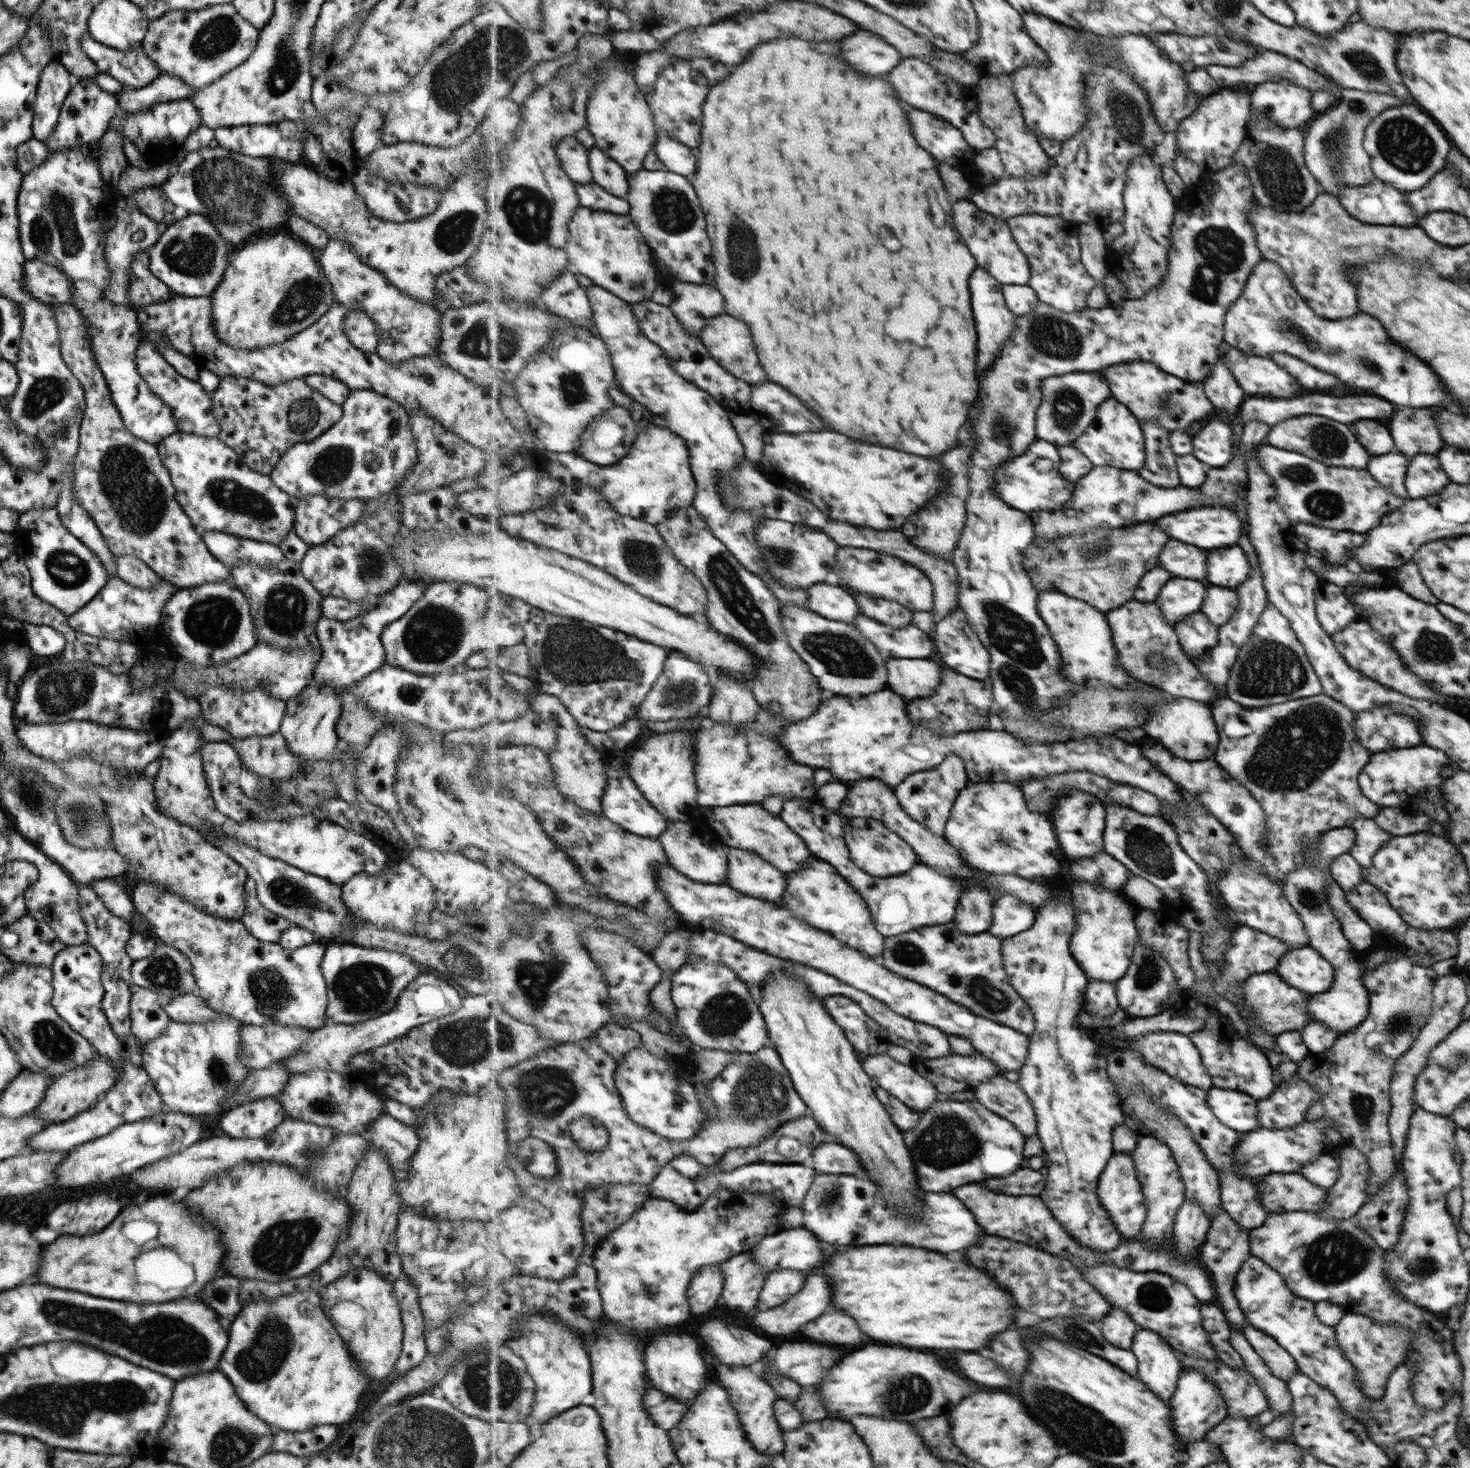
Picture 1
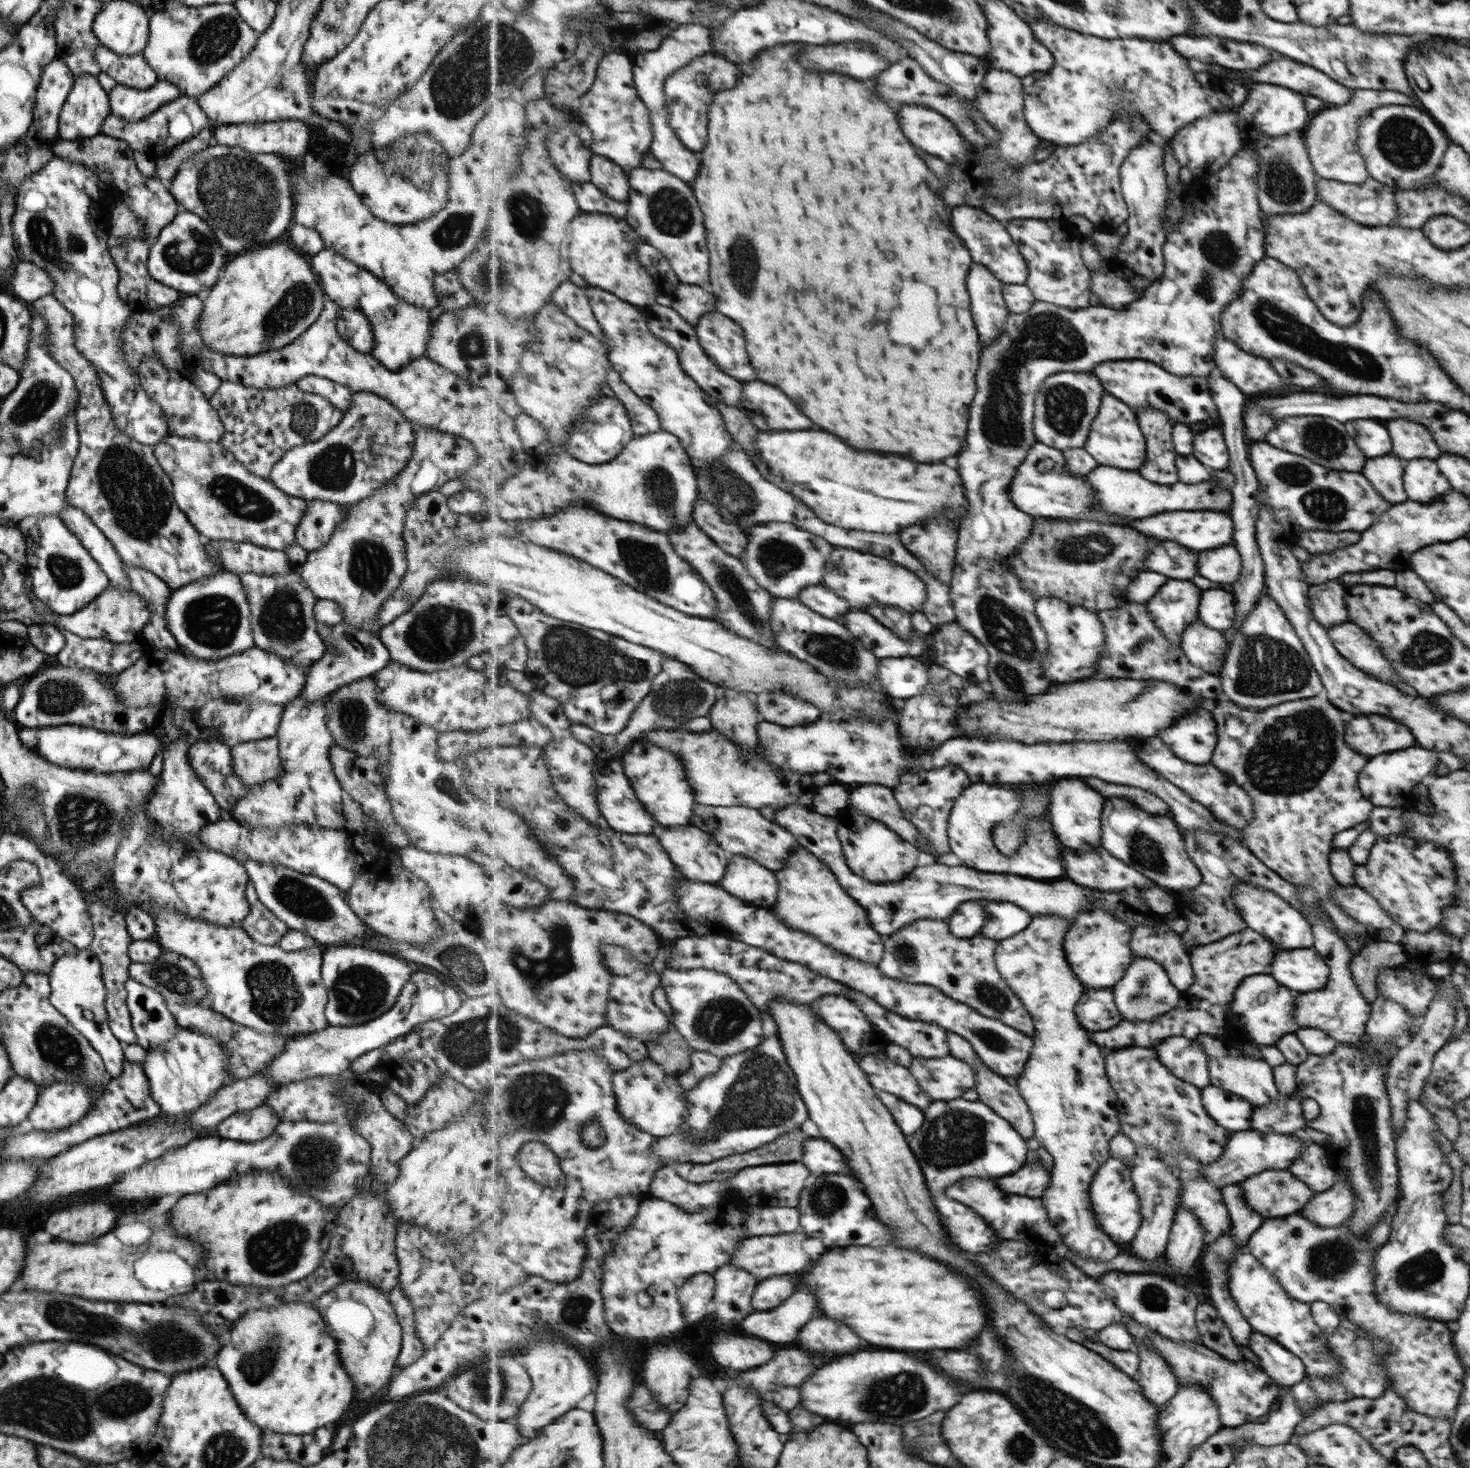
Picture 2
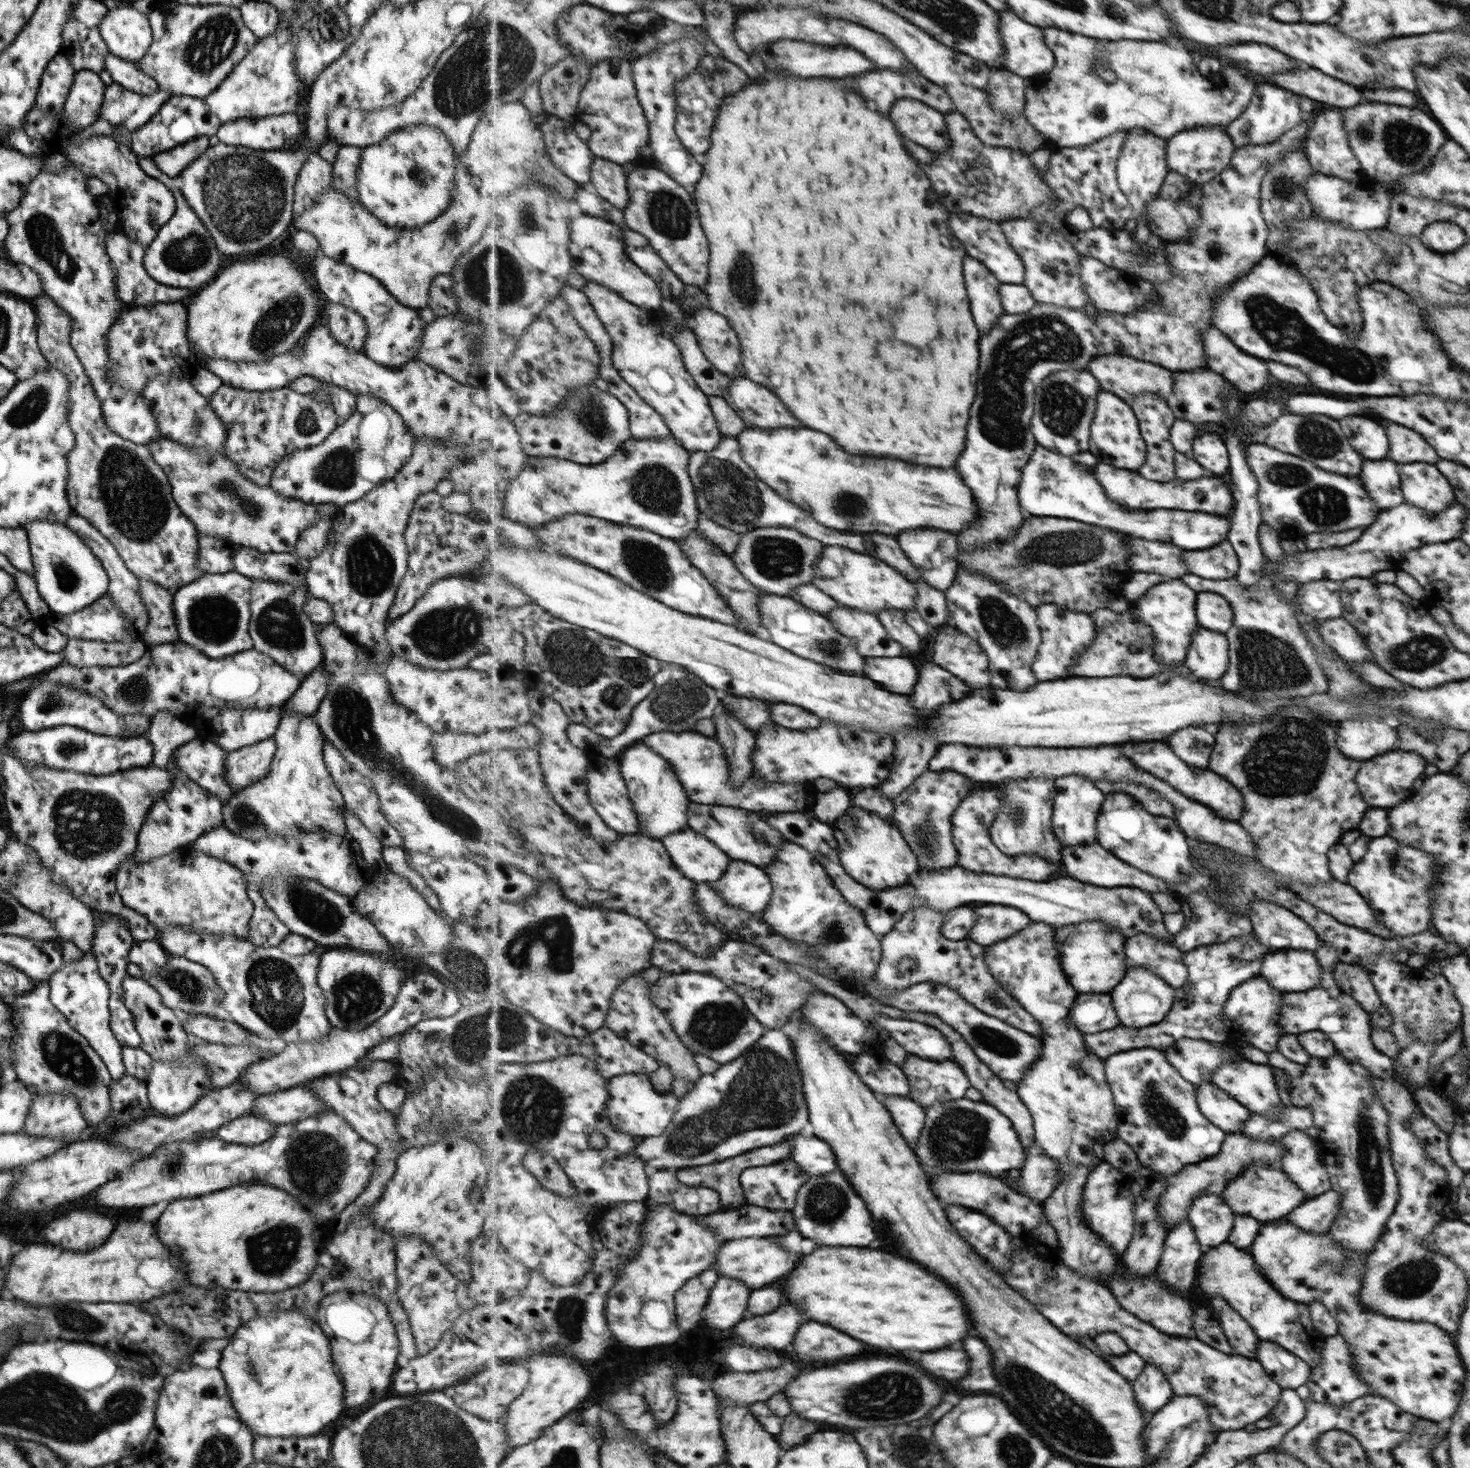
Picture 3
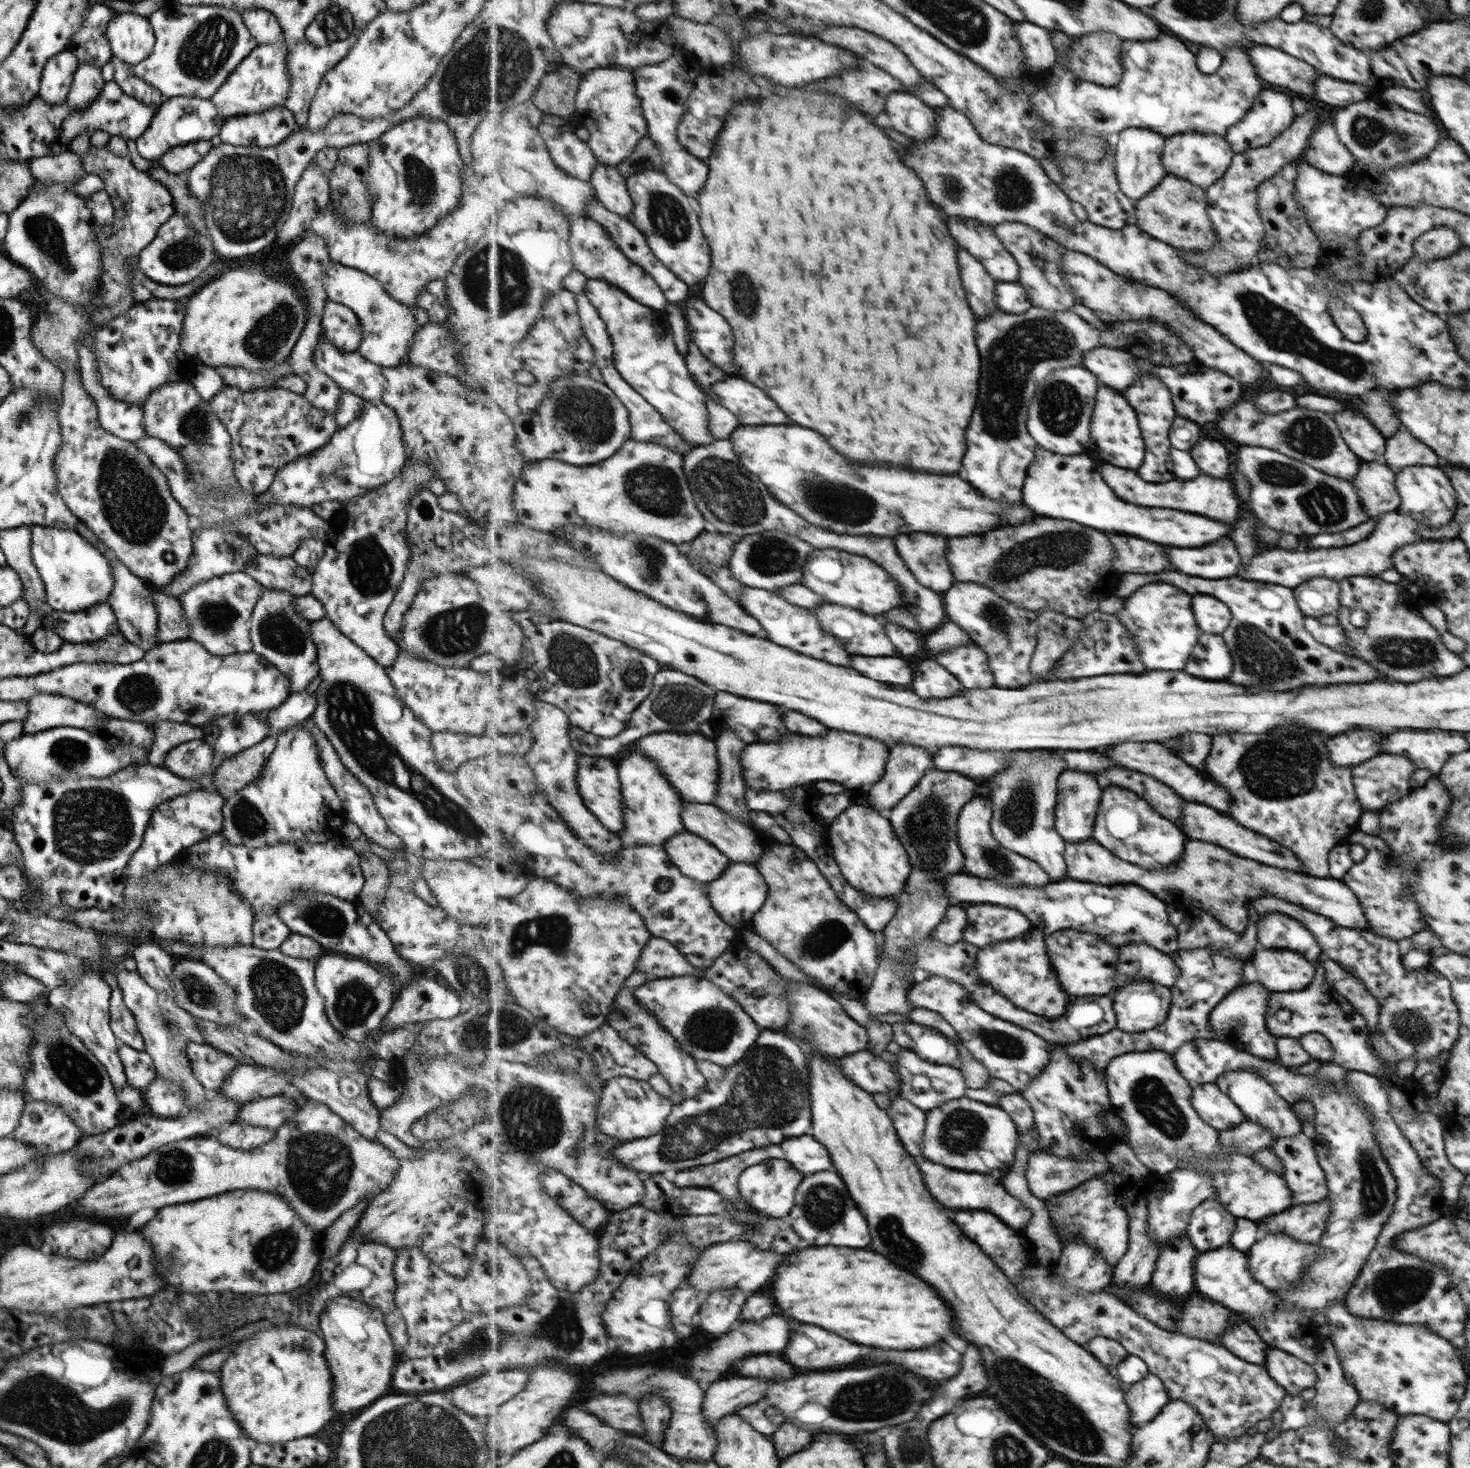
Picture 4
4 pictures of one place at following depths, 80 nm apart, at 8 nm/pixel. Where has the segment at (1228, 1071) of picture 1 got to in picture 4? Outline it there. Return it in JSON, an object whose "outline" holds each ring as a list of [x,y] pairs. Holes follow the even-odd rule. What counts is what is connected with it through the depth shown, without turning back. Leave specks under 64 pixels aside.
{"outline":[[[1230,1070],[1220,1074],[1213,1084],[1235,1103],[1235,1106],[1241,1110],[1244,1120],[1247,1122],[1256,1122],[1264,1128],[1267,1128],[1272,1134],[1272,1140],[1275,1142],[1278,1138],[1292,1137],[1301,1132],[1303,1125],[1296,1114],[1293,1113],[1291,1105],[1276,1093],[1276,1089],[1255,1070]]]}

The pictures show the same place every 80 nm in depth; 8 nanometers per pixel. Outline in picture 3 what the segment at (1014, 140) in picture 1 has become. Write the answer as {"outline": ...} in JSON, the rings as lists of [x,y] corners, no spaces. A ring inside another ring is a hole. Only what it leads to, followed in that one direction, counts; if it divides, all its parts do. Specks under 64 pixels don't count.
{"outline":[[[992,69],[988,95],[997,112],[1004,115],[1022,116],[1026,110],[1029,90],[1027,79],[1009,69]]]}

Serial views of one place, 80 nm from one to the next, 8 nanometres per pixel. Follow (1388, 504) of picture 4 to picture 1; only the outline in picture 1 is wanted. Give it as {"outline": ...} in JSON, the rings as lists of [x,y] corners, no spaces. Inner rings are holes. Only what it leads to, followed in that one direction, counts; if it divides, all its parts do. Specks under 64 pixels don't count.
{"outline":[[[1394,450],[1379,456],[1372,455],[1364,470],[1369,472],[1379,486],[1395,496],[1407,499],[1404,478],[1407,476],[1409,459]]]}

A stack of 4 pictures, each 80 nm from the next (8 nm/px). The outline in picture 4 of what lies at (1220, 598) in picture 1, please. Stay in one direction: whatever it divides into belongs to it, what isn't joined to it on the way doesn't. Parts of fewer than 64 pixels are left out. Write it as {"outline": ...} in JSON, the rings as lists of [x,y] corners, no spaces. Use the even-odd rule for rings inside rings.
{"outline":[[[1195,594],[1193,613],[1200,632],[1220,635],[1229,626],[1232,613],[1215,595]]]}

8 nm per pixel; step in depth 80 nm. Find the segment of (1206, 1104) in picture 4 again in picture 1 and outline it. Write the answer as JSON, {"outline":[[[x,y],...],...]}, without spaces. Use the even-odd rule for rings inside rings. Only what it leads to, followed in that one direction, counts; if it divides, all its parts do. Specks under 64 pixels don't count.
{"outline":[[[1211,1086],[1206,1090],[1207,1106],[1221,1124],[1238,1133],[1256,1129],[1257,1100],[1237,1092]]]}

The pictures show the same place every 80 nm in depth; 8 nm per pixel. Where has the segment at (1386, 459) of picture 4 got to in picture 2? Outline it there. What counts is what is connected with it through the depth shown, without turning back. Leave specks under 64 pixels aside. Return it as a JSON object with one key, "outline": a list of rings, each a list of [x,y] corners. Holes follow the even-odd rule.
{"outline":[[[1409,419],[1389,420],[1383,426],[1391,440],[1389,454],[1396,455],[1403,462],[1415,458],[1431,458],[1435,461],[1441,455],[1429,428],[1409,422]]]}

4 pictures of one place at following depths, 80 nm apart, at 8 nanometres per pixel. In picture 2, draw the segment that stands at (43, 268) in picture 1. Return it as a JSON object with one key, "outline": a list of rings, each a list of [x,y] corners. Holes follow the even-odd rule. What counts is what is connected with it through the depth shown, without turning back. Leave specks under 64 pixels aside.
{"outline":[[[19,261],[2,289],[30,304],[37,298],[52,295],[53,283],[44,270],[31,262]]]}

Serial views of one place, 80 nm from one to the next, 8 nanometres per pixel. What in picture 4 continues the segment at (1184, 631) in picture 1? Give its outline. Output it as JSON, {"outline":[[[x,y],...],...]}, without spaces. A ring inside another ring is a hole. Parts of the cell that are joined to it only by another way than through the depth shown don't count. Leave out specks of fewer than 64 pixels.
{"outline":[[[1201,632],[1183,670],[1205,680],[1227,678],[1233,670],[1233,661],[1222,636]]]}

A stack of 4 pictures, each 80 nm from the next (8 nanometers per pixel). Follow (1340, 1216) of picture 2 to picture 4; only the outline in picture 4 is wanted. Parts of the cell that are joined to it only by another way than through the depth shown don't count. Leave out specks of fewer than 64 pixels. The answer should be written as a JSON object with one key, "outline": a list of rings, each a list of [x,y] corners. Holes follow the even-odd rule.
{"outline":[[[1322,1198],[1311,1204],[1294,1205],[1283,1213],[1259,1219],[1265,1232],[1282,1232],[1301,1242],[1317,1243],[1326,1230],[1326,1220],[1331,1214],[1331,1202]]]}

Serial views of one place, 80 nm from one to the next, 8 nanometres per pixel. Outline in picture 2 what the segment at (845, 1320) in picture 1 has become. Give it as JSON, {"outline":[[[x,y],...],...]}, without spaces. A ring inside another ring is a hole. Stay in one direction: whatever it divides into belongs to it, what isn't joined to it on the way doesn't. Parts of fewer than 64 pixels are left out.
{"outline":[[[817,1318],[801,1330],[799,1346],[805,1346],[813,1352],[837,1352],[837,1354],[851,1354],[857,1350],[865,1350],[871,1344],[857,1336],[847,1324],[831,1320],[831,1318]]]}

